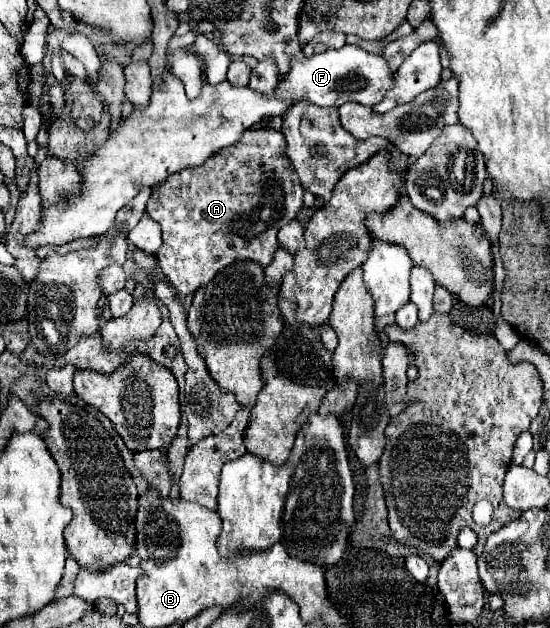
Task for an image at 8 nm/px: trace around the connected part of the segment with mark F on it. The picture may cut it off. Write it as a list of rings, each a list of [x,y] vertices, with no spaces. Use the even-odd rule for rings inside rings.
[[[344,46],[340,50],[326,50],[304,60],[294,60],[286,80],[270,98],[258,96],[250,92],[250,88],[230,86],[230,82],[224,80],[216,86],[206,84],[194,100],[188,100],[182,82],[164,72],[164,90],[154,90],[150,104],[134,110],[130,118],[122,118],[122,128],[110,134],[96,154],[86,158],[80,196],[64,204],[42,208],[42,226],[36,234],[26,238],[26,244],[30,248],[46,244],[60,246],[78,238],[106,234],[114,224],[116,212],[142,188],[152,188],[174,172],[202,164],[220,148],[236,144],[244,130],[252,128],[262,118],[282,116],[290,104],[304,96],[318,106],[340,106],[344,102],[374,106],[392,86],[394,72],[388,60],[360,46]]]

